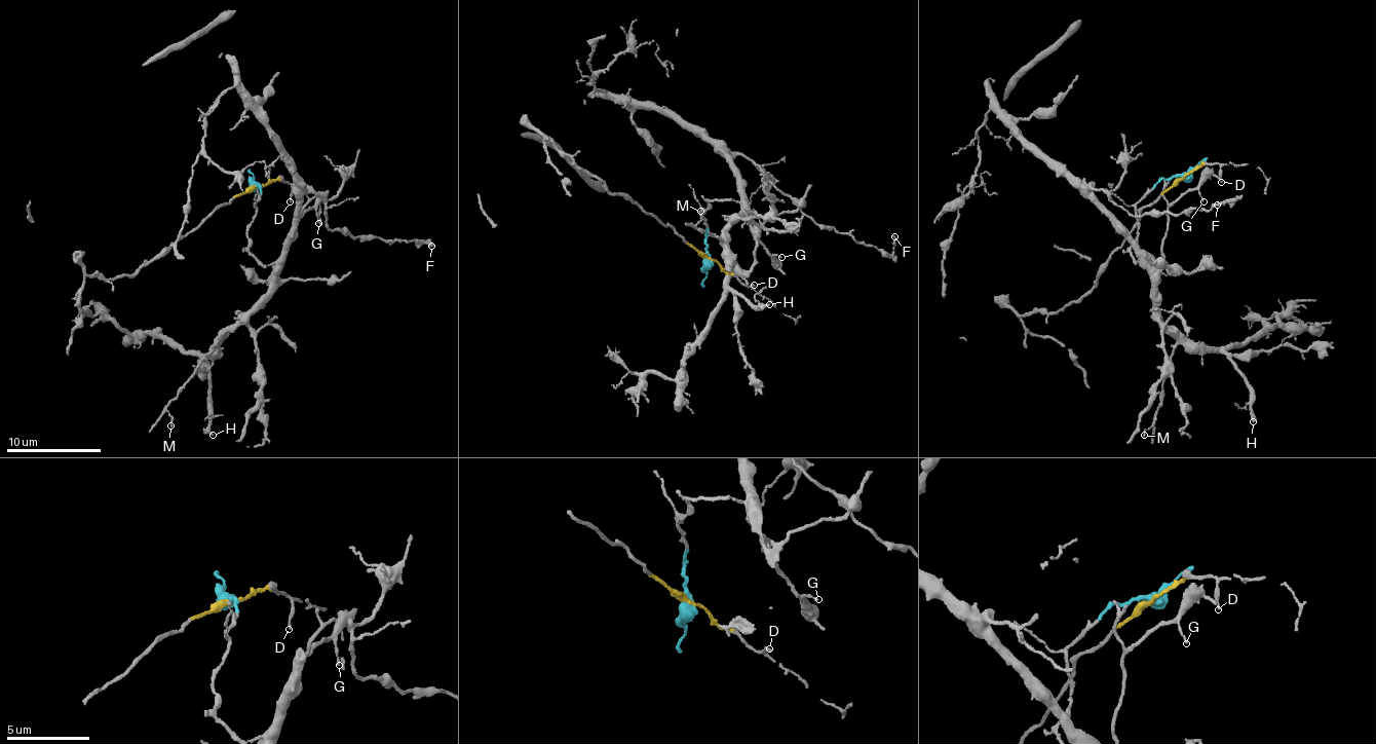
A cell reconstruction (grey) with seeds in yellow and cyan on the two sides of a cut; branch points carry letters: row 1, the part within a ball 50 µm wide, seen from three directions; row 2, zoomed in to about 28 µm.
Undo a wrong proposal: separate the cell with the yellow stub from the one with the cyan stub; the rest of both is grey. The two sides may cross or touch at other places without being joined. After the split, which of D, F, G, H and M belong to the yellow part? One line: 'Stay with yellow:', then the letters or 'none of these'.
Stay with yellow: D

